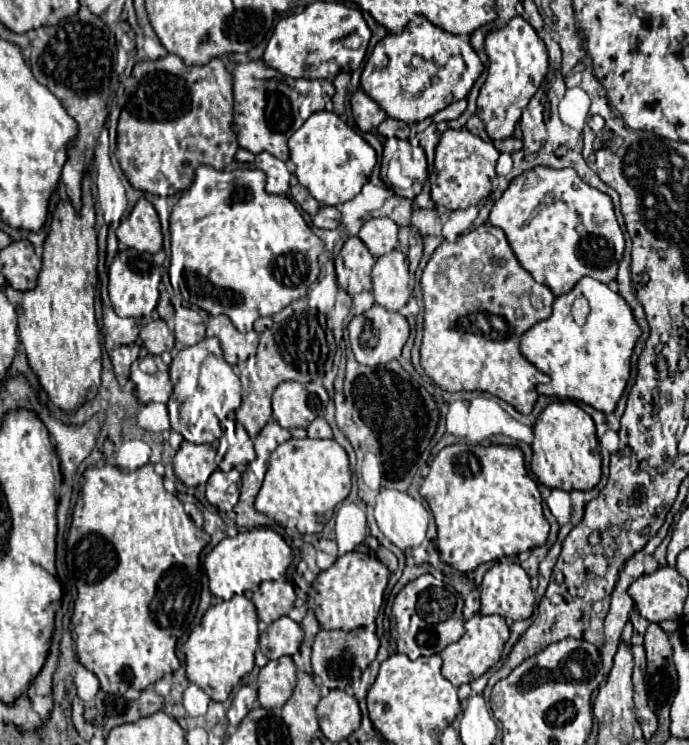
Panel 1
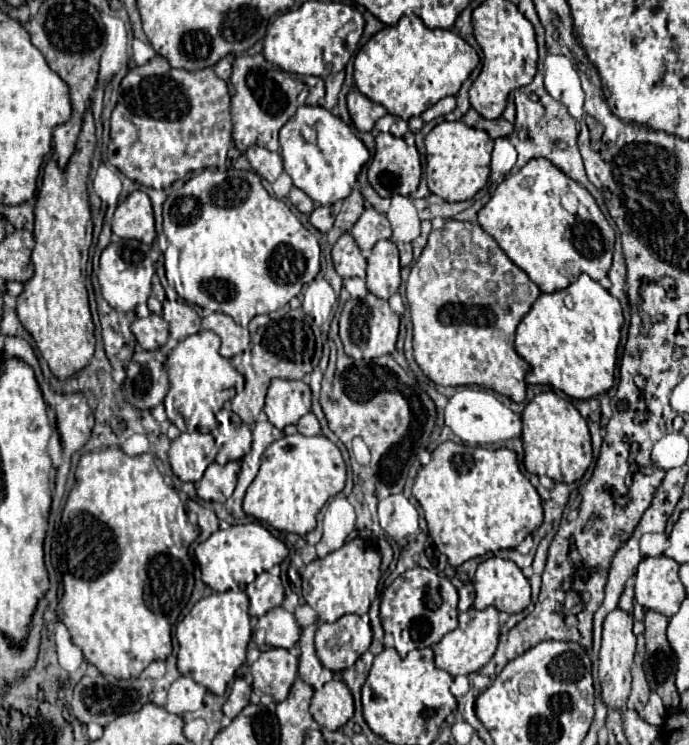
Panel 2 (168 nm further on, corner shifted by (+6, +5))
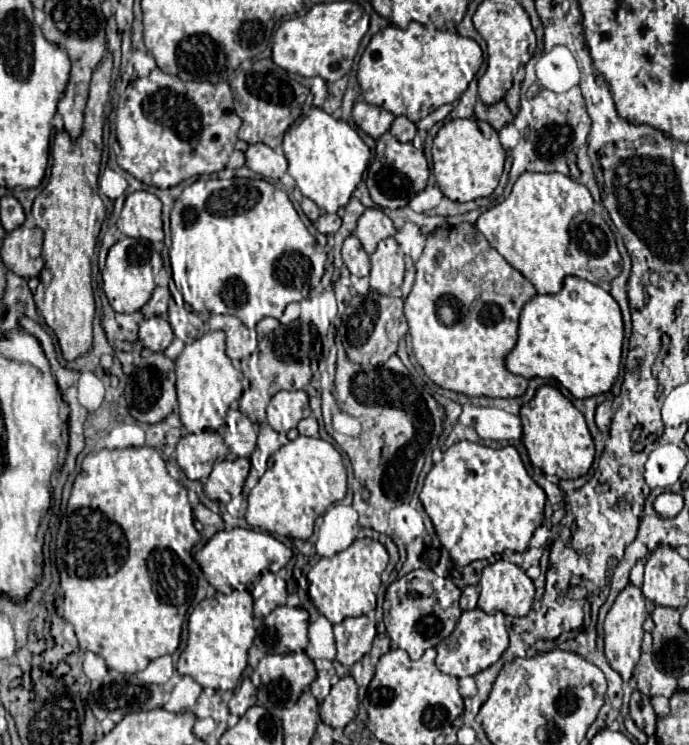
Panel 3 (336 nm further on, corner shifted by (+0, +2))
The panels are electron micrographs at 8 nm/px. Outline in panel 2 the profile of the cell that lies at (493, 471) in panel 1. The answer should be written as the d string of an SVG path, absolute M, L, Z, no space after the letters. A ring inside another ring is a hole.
M454 441L438 445L432 453L432 461L418 471L412 495L424 509L430 537L434 539L438 551L448 557L448 563L452 567L458 567L472 557L496 553L502 549L514 549L542 523L540 495L534 489L534 485L520 473L516 453L506 447L484 449L484 447L458 445Z

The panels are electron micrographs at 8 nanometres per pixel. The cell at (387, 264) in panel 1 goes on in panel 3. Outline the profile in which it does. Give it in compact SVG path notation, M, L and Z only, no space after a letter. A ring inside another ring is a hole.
M394 238L382 240L370 260L372 260L370 286L384 296L400 290L404 280L404 252L396 244L396 240Z

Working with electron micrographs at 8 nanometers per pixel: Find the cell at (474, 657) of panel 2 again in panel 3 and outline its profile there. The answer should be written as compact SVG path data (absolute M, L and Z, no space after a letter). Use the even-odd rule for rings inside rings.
M480 608L466 610L462 612L454 632L436 646L436 652L438 652L436 666L442 672L456 678L476 676L478 672L496 664L506 648L508 648L508 630L506 630L506 616L502 612L486 614Z

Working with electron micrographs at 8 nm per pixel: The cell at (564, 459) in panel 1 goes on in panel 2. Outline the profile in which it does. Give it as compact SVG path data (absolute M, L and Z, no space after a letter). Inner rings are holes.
M554 391L538 393L522 411L522 443L526 471L546 475L560 483L582 479L592 463L592 443L586 421L570 401L562 399Z

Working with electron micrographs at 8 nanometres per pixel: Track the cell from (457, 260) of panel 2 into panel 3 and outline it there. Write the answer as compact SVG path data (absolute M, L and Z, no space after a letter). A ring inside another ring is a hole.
M468 222L458 226L440 226L428 234L422 256L416 260L416 280L404 302L404 316L410 326L412 348L426 376L440 388L466 396L516 398L528 388L528 380L506 370L506 356L518 340L518 316L526 302L536 296L536 288L516 268L512 268L484 238L484 234Z

